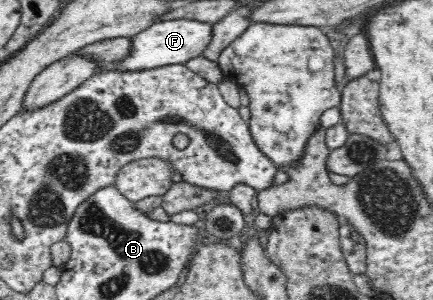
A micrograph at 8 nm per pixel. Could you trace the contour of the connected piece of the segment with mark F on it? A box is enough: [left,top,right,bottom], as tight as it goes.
[103,19,213,69]

